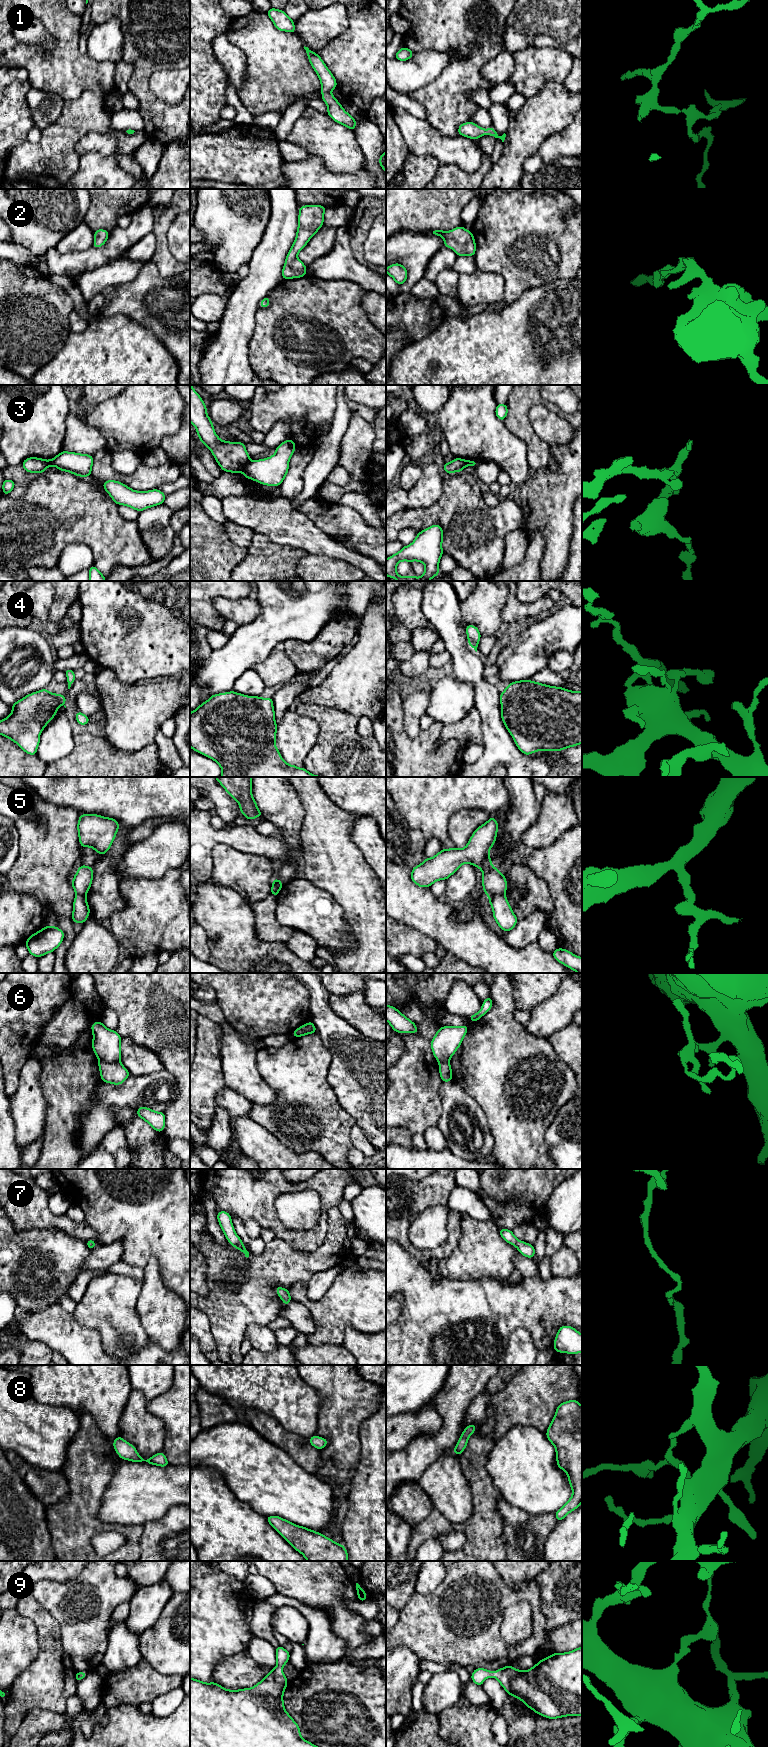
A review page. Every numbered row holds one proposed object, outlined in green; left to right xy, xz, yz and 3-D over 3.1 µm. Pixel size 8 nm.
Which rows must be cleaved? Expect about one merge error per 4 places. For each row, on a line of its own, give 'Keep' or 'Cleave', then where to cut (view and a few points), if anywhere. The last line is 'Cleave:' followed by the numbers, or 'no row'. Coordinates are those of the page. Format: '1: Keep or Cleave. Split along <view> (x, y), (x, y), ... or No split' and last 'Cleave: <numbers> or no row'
1: Keep. No split
2: Keep. No split
3: Cleave. Split along xz (250, 461), (241, 471)
4: Keep. No split
5: Cleave. Split along yz (503, 893), (489, 897)
6: Cleave. Split along xy (99, 1060), (119, 1062)
7: Keep. No split
8: Keep. No split
9: Keep. No split
Cleave: 3, 5, 6

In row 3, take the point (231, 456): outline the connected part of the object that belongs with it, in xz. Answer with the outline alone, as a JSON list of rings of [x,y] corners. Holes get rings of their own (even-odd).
[[[190,385],[190,422],[195,426],[201,443],[212,452],[221,469],[227,472],[242,472],[250,462],[245,443],[222,441],[215,433],[213,422],[207,415],[203,399]]]

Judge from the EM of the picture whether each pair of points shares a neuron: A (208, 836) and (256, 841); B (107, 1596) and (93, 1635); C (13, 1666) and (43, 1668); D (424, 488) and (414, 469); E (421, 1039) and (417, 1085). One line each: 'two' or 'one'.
A: one
B: one
C: two
D: two
E: one

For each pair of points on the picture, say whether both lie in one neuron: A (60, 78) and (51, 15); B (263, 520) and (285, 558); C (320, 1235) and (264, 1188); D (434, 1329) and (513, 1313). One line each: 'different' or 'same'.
A: same
B: different
C: same
D: same

